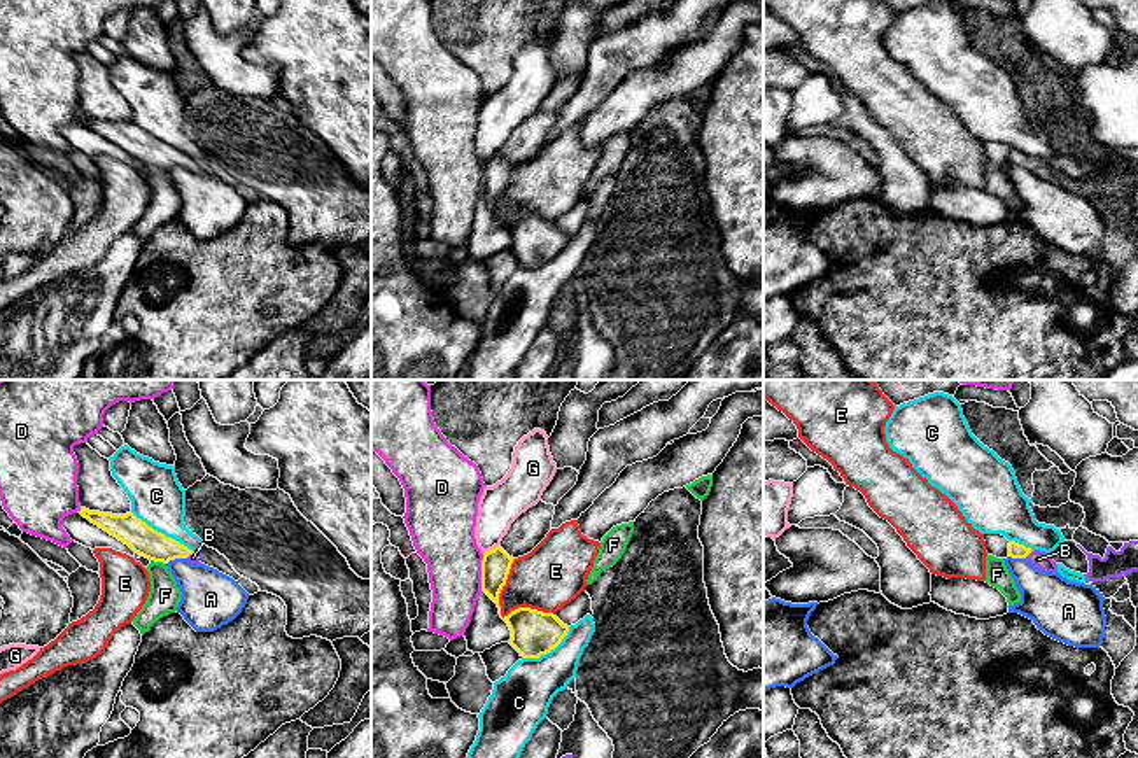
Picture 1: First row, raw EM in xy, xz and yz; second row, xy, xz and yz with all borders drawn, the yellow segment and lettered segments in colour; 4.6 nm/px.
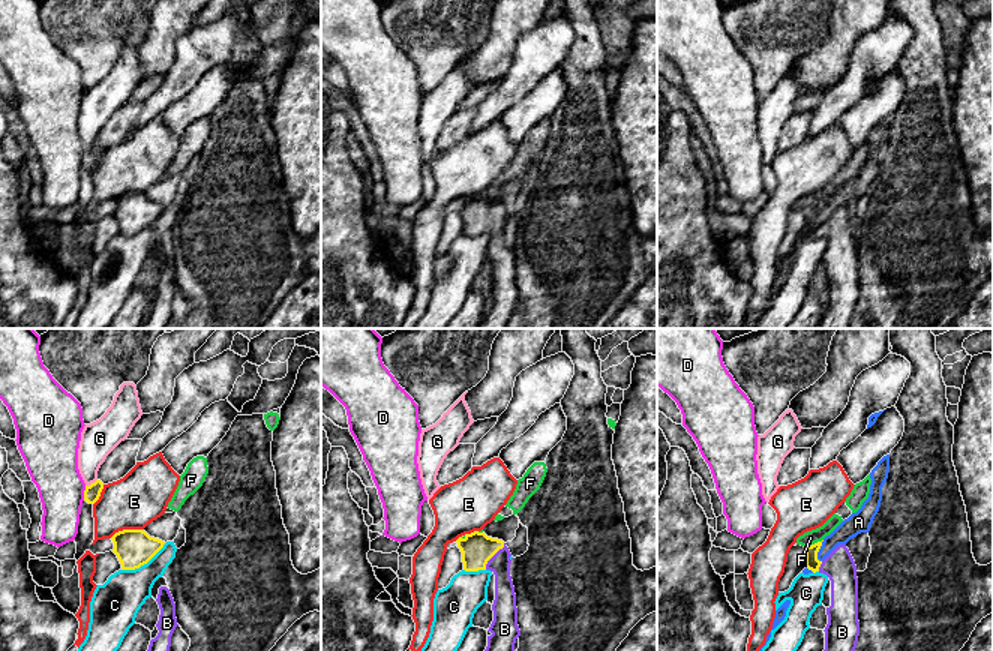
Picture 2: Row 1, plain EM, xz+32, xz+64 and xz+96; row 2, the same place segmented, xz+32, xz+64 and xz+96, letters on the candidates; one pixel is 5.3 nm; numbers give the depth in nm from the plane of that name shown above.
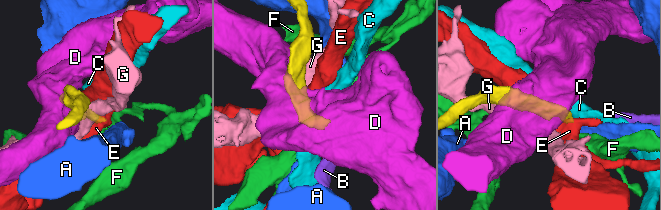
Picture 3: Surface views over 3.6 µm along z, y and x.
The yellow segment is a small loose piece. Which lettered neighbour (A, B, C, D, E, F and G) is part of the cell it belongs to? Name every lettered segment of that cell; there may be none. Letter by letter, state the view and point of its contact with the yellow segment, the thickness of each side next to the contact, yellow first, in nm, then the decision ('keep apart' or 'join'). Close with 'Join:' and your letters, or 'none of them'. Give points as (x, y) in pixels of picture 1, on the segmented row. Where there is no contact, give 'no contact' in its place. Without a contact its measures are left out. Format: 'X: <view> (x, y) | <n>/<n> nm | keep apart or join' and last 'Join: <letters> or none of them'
A: xy (175, 557) | 140/260 nm | keep apart
B: yz (1028, 554) | 70/80 nm | join
C: xy (160, 533) | 140/240 nm | keep apart
D: xz (482, 573) | 140/280 nm | keep apart
E: xz (499, 613) | 140/280 nm | keep apart
F: xy (158, 561) | 140/140 nm | keep apart
G: xz (491, 550) | 140/190 nm | keep apart
Join: B

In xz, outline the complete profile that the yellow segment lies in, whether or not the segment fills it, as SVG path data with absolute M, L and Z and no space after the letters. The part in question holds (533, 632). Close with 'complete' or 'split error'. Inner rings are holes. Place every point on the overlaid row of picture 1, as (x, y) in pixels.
M518 607L502 620L511 630L509 644L523 658L539 658L550 653L569 632L569 627L553 613L543 613L530 607Z | complete

